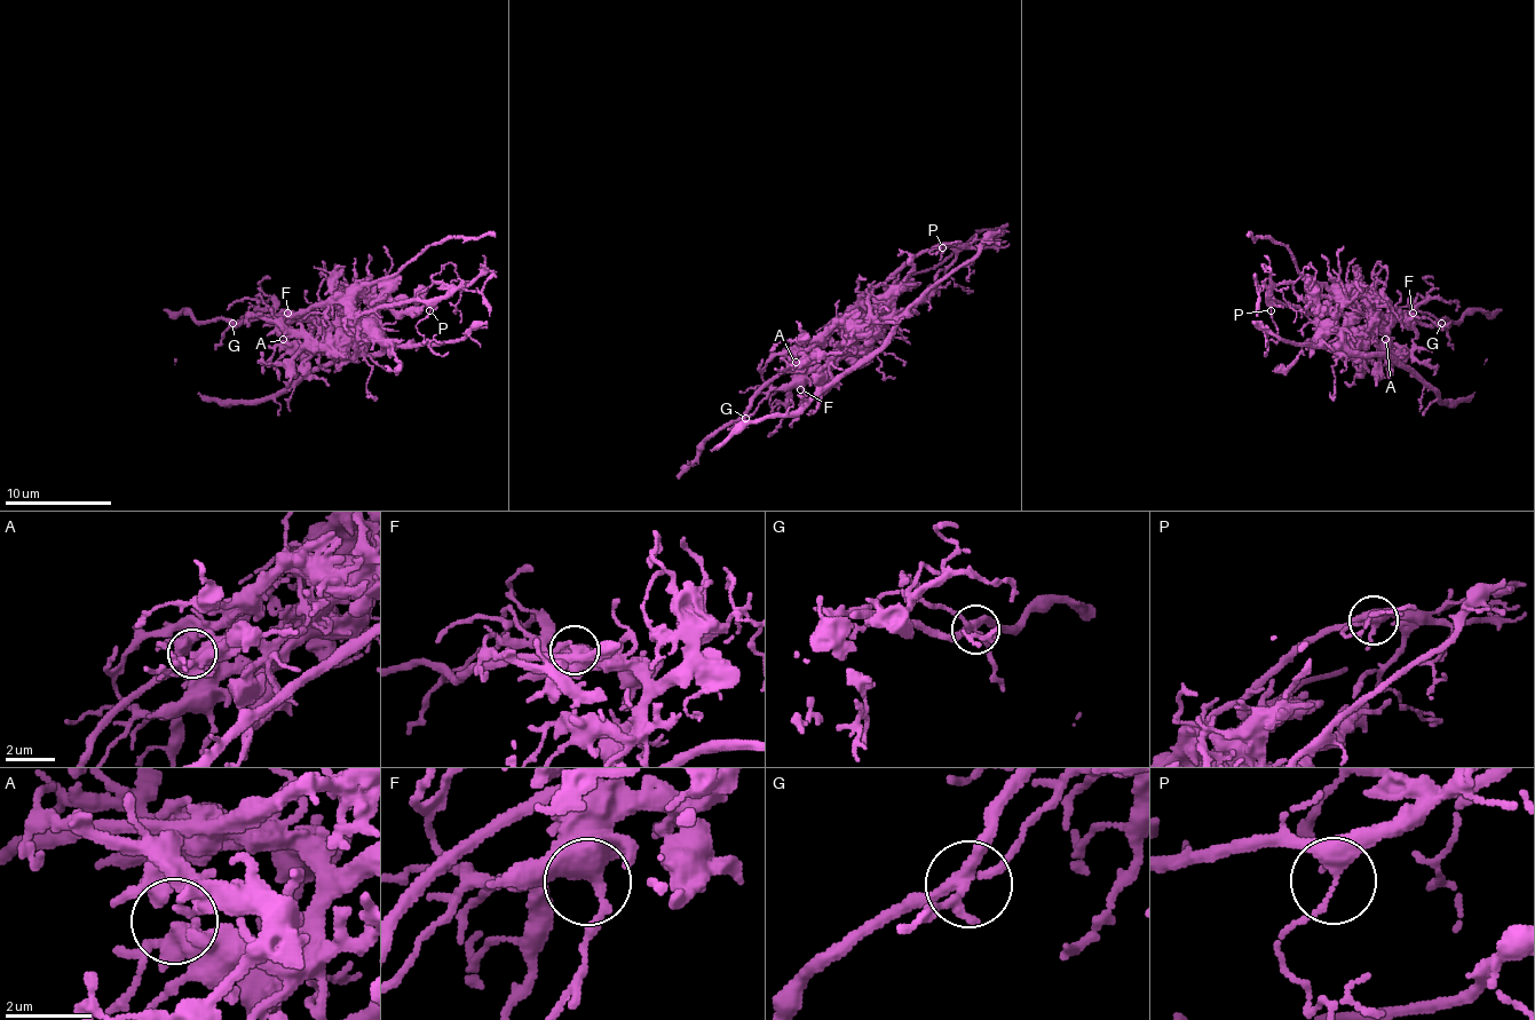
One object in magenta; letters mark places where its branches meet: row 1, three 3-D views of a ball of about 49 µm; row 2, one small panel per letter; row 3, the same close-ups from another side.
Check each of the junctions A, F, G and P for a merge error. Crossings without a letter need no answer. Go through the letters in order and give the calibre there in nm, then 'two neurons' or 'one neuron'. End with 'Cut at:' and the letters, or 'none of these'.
A: 380 nm | one neuron
F: 440 nm | one neuron
G: 280 nm | two neurons
P: 300 nm | one neuron
Cut at: G

